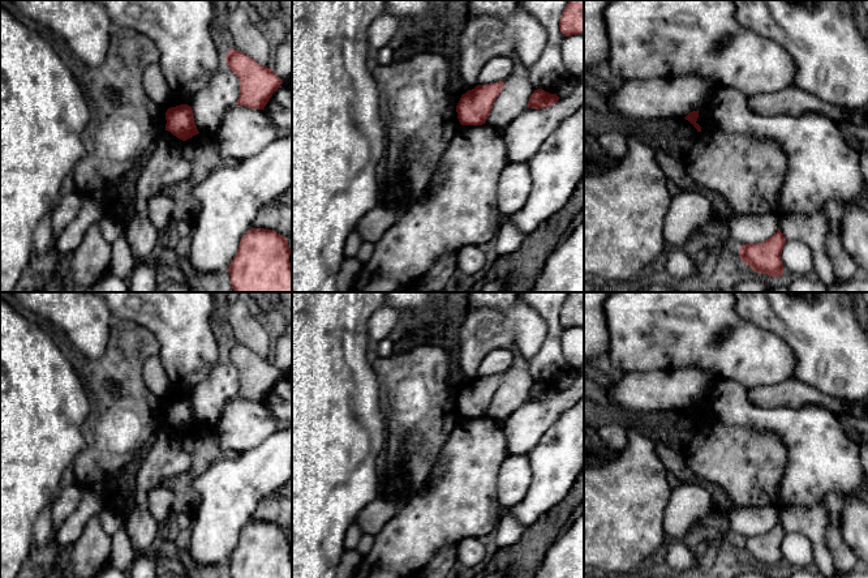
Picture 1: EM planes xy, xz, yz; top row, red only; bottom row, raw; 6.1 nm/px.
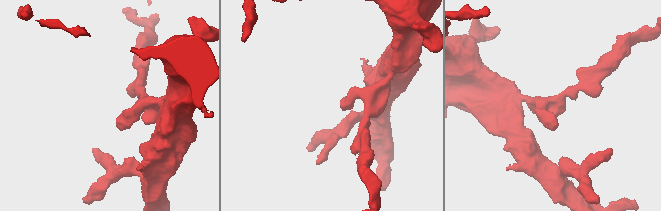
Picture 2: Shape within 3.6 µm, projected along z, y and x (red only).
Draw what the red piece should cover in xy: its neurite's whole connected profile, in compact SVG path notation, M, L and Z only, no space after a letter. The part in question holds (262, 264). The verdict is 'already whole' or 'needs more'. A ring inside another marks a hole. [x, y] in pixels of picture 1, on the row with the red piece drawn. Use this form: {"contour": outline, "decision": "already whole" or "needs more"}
{"contour": "M252 228L240 240L227 269L233 292L292 292L291 249L287 237L272 230Z", "decision": "already whole"}

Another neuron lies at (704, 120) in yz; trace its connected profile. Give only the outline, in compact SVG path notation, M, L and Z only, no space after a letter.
M705 108L699 110L699 117L697 117L696 123L701 127L701 130L710 130L710 129L716 129L717 128L714 120L705 111Z

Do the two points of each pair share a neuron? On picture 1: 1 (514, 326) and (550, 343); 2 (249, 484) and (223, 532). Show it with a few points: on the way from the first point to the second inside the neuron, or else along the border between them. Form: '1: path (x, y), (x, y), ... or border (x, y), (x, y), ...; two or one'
1: border (537, 312), (546, 324), (546, 337), (525, 359); two
2: path (237, 496), (224, 509), (223, 521); one

